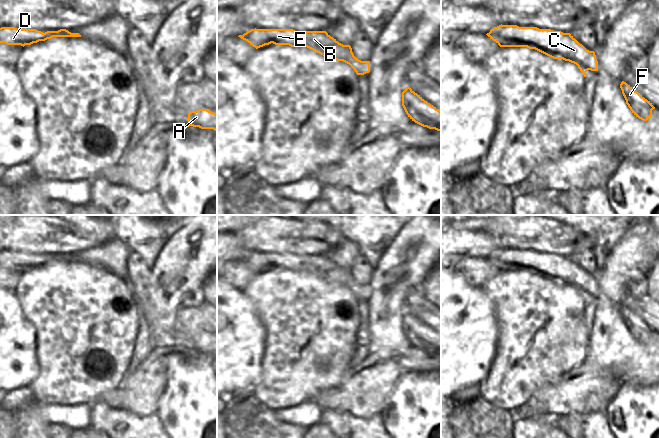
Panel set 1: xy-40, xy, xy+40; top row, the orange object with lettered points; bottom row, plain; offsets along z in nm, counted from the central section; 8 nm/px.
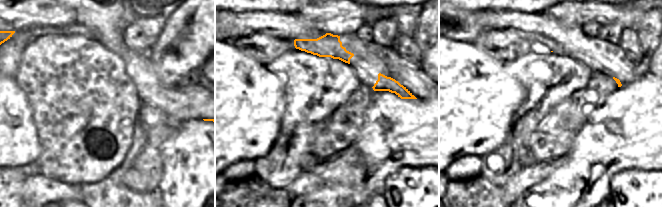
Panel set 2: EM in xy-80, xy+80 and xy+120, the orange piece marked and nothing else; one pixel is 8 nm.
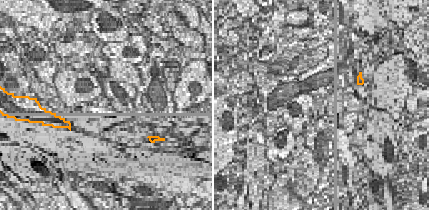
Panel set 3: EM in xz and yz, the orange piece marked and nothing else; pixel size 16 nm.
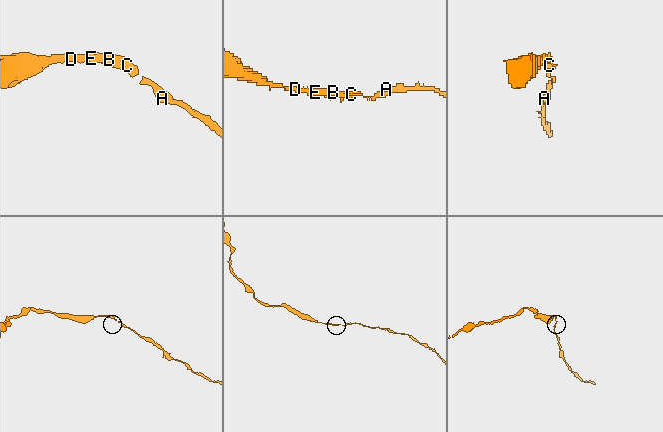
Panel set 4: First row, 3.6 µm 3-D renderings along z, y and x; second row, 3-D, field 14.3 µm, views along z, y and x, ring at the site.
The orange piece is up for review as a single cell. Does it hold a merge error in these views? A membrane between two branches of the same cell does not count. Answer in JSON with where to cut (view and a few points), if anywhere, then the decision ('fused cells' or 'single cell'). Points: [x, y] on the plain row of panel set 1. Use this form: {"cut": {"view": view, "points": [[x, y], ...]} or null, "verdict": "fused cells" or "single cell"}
{"cut": null, "verdict": "single cell"}

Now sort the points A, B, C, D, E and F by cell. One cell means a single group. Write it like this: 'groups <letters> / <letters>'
groups A B C D E F

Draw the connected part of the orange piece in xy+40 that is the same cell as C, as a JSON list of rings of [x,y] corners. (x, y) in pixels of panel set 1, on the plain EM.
[[[501,248],[491,253],[486,259],[500,271],[527,271],[553,283],[574,287],[584,301],[588,294],[598,295],[595,276],[587,274],[570,257]]]

